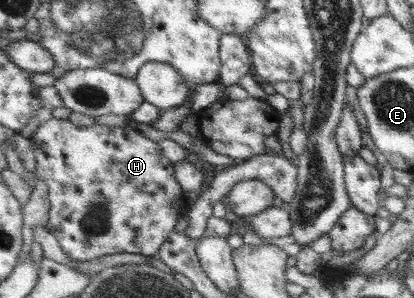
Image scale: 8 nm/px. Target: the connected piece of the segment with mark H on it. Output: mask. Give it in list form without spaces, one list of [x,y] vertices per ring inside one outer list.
[[[51,117],[48,121],[40,124],[35,132],[31,135],[33,148],[35,151],[36,162],[36,178],[42,178],[49,188],[49,198],[51,200],[52,208],[50,208],[50,224],[49,228],[57,236],[58,244],[62,246],[64,252],[76,260],[76,262],[90,262],[90,260],[96,260],[96,258],[102,258],[102,256],[110,256],[110,254],[118,254],[121,252],[128,252],[132,254],[145,254],[149,257],[156,257],[158,249],[160,248],[162,241],[166,240],[176,227],[176,214],[185,212],[188,207],[186,200],[183,198],[183,192],[181,186],[178,185],[176,176],[172,176],[172,164],[162,156],[160,148],[158,148],[158,142],[142,136],[138,130],[126,125],[123,128],[120,127],[108,127],[104,125],[93,124],[92,126],[76,126],[74,122],[65,119]]]

